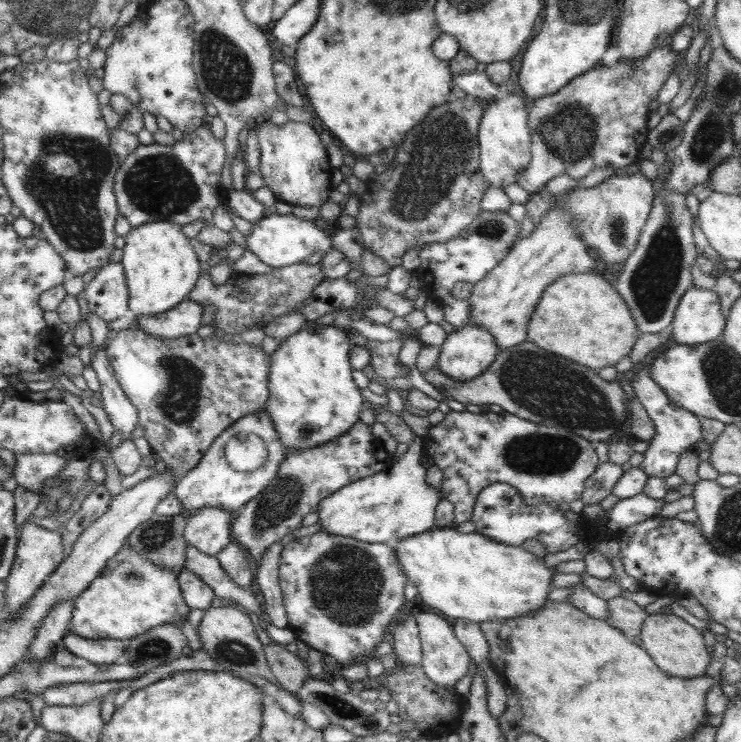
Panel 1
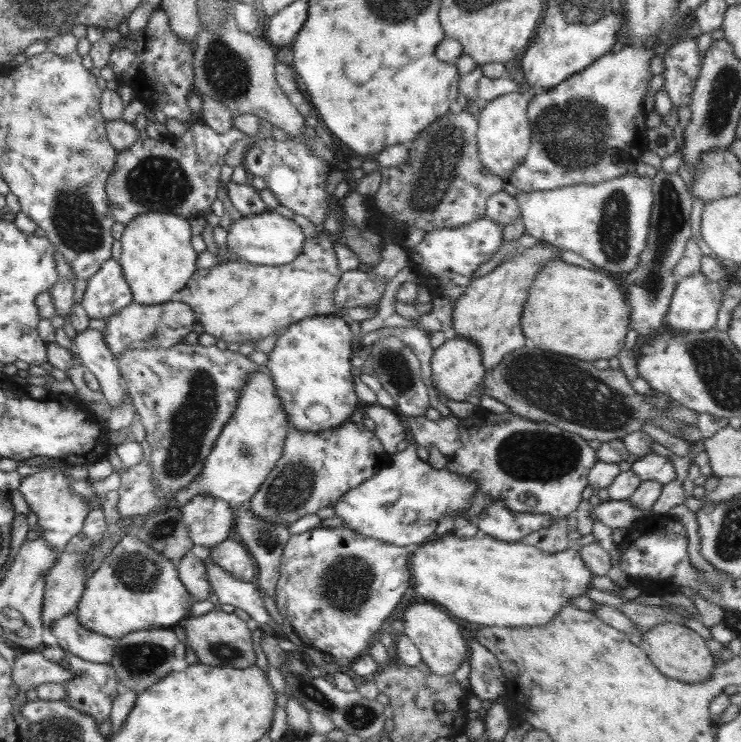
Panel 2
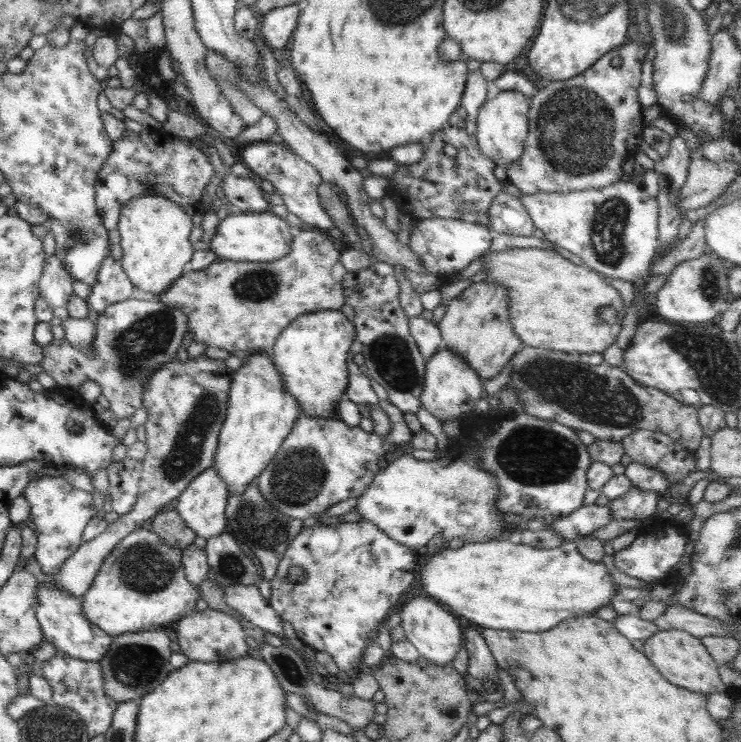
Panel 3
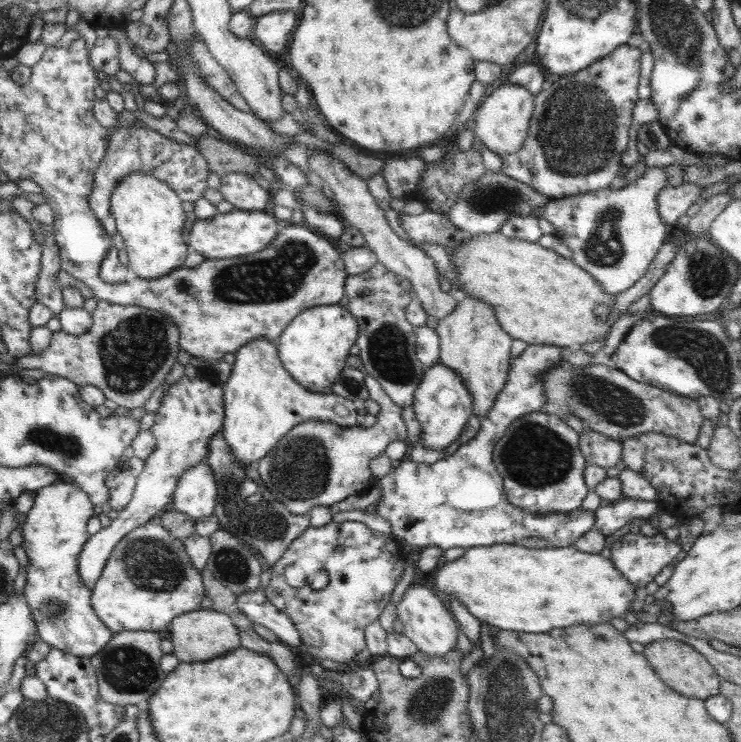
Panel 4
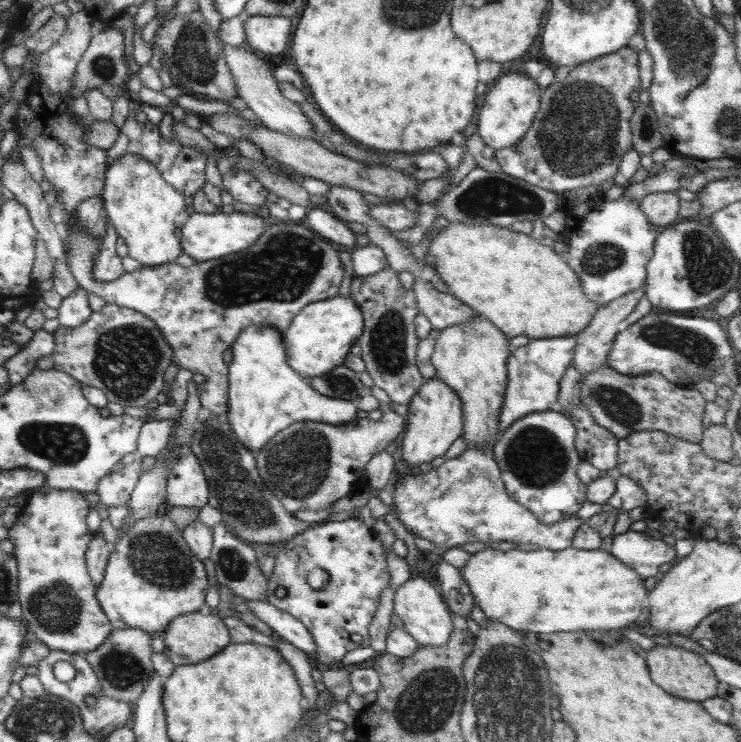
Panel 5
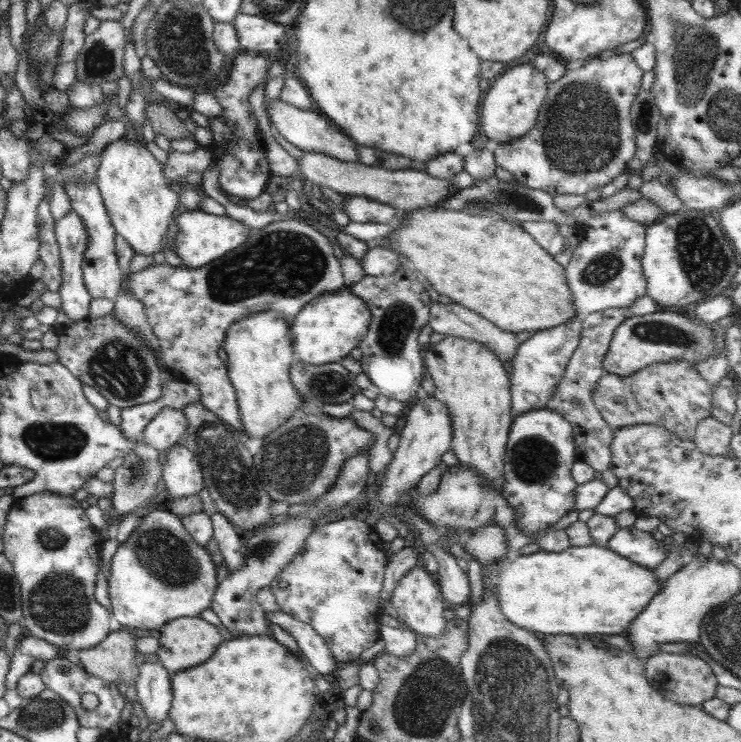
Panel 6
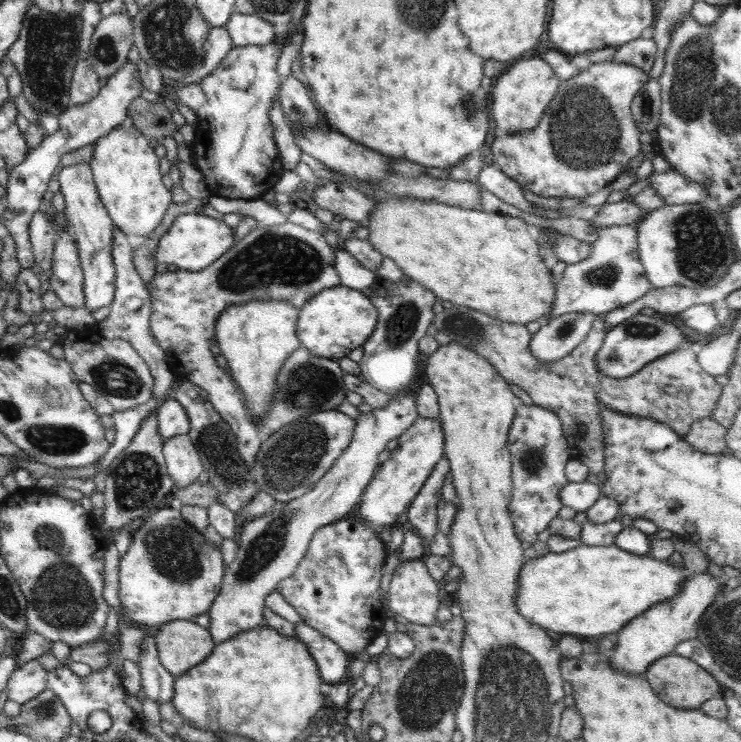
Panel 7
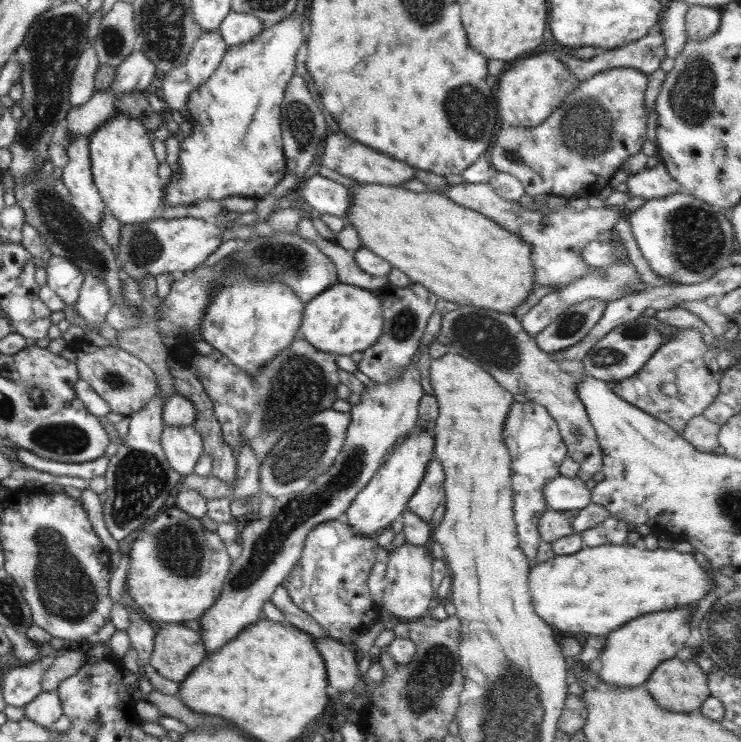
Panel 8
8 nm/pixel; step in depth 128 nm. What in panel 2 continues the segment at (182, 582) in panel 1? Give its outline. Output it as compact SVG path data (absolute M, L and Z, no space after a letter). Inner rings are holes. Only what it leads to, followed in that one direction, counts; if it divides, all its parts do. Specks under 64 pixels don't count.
M188 554L176 562L176 565L180 580L184 588L193 596L194 602L208 599L211 584L202 560Z

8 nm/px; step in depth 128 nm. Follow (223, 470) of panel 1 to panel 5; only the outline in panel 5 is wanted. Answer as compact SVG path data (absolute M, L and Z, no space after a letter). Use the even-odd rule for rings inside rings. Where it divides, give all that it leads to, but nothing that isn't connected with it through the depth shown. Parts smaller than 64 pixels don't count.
M252 325L241 330L231 346L226 414L232 433L248 452L258 452L276 434L294 422L310 420L338 425L357 417L351 401L329 398L312 389L308 380L288 366L283 335L271 326Z

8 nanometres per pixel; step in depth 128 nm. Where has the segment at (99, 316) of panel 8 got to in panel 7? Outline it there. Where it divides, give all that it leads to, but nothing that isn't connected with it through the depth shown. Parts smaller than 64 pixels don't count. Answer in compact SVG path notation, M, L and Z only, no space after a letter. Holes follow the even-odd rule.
M88 163L66 166L56 176L60 183L59 192L65 198L69 232L79 248L79 261L83 270L84 307L92 311L110 306L115 295L115 266L111 253L115 224L98 196L98 189Z

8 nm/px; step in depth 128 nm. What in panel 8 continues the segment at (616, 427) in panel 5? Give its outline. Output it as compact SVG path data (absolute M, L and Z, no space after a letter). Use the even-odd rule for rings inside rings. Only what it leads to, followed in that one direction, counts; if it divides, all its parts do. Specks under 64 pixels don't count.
M693 328L678 329L658 347L643 368L634 376L610 384L612 392L618 398L644 410L653 418L666 423L670 429L681 434L692 418L703 415L708 406L720 394L719 383L705 365L705 353L708 352L702 340L702 331ZM665 384L676 386L677 396L666 396Z

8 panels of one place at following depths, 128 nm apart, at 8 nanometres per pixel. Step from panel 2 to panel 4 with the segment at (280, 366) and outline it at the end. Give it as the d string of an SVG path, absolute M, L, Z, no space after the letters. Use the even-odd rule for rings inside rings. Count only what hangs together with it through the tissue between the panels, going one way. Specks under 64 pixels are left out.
M338 303L331 305L315 306L300 312L282 331L278 339L277 351L284 370L300 384L314 394L328 393L330 386L342 376L342 370L348 366L346 358L349 356L350 347L354 346L358 336L358 321L350 311Z

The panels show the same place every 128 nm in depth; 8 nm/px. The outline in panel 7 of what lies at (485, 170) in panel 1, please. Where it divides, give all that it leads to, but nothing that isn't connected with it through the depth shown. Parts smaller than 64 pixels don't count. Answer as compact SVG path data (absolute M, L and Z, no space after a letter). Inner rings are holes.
M542 58L518 60L514 66L510 66L496 78L492 84L493 102L490 106L491 117L496 122L499 133L532 130L539 123L552 97L558 92L560 84L552 67Z

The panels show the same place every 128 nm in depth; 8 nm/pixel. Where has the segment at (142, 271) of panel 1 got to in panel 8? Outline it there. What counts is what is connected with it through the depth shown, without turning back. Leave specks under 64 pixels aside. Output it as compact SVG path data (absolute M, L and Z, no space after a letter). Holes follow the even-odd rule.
M118 112L88 137L94 186L108 210L122 225L152 221L156 210L166 202L163 200L165 184L158 176L159 163L152 151L147 128Z

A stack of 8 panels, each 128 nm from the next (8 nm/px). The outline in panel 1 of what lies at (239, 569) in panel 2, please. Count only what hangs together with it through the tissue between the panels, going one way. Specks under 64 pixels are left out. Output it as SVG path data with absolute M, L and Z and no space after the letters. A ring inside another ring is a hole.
M228 543L215 557L236 584L250 590L255 569L238 543Z

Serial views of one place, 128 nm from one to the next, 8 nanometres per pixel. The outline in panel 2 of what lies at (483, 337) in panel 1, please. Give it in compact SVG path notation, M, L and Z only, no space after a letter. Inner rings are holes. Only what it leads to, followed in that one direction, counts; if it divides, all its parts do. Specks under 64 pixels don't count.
M459 335L447 338L441 346L433 350L430 369L432 370L432 378L430 379L432 386L438 390L438 393L442 393L444 398L448 399L448 404L451 401L466 401L468 395L476 393L478 387L482 386L487 374L479 346Z

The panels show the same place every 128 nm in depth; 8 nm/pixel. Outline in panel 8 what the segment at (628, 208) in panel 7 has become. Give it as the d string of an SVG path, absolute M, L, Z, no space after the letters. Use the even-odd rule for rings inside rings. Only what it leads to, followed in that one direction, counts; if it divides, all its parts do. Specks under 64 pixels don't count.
M462 183L457 186L448 184L442 194L464 208L482 213L503 226L504 230L519 234L531 246L531 261L535 270L533 283L536 287L553 286L555 290L564 288L571 282L584 278L589 272L597 270L582 260L581 252L584 245L596 241L597 235L612 230L618 218L628 216L628 211L624 207L605 206L597 209L588 207L583 211L575 211L568 204L562 204L552 209L549 215L543 215L532 210L526 202L515 203L499 197L487 183Z

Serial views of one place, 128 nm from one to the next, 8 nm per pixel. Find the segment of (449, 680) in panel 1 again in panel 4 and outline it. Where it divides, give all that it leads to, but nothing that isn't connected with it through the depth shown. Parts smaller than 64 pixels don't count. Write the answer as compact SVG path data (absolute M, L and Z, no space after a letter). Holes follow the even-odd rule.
M424 585L410 586L397 605L397 616L404 625L403 635L417 647L418 652L428 656L444 656L456 647L459 624L448 609L445 599Z

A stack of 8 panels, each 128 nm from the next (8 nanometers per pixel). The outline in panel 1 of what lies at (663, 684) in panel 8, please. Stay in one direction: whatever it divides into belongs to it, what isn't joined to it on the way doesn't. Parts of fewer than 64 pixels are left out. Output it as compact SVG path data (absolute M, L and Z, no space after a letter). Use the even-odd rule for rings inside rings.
M673 613L649 614L642 623L641 634L642 649L652 658L656 666L666 674L678 678L701 677L711 662L704 645L701 631L681 617Z

